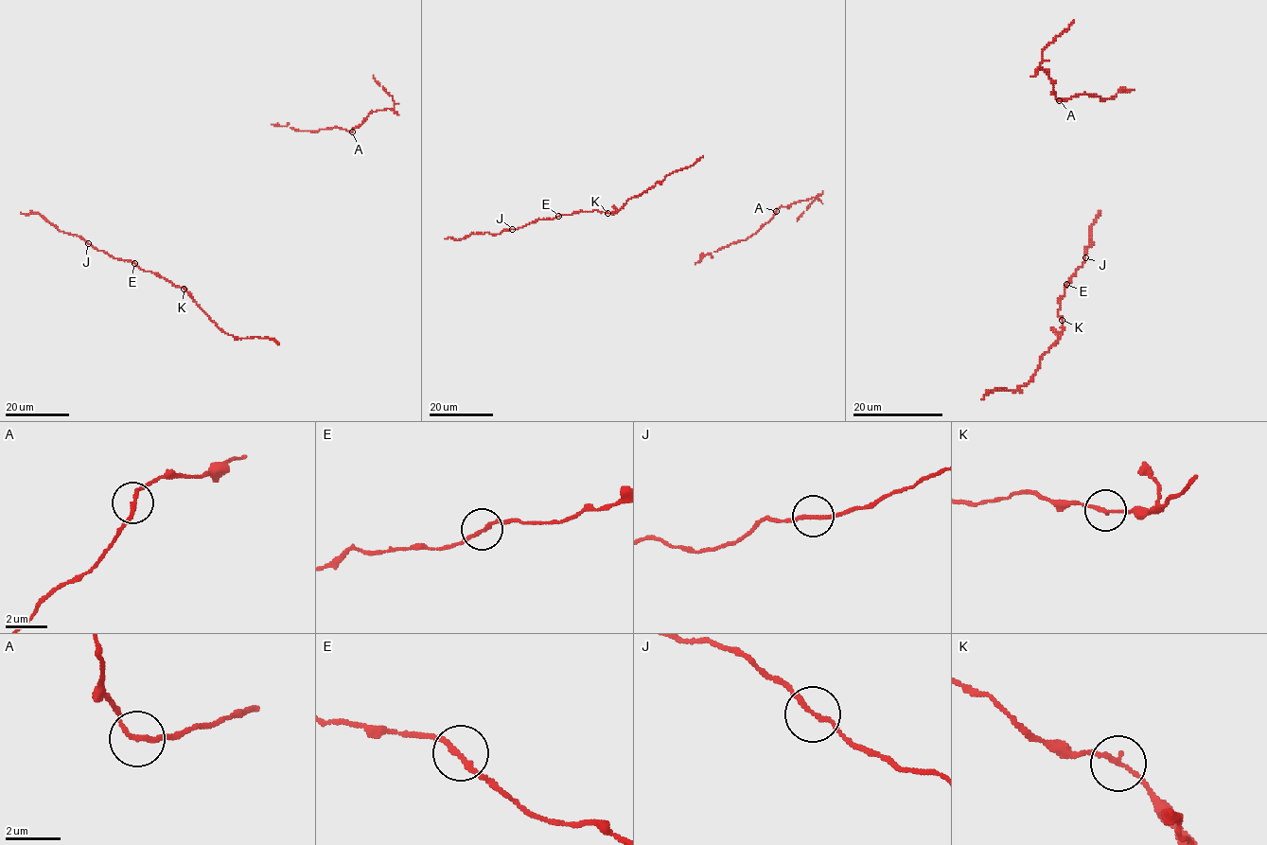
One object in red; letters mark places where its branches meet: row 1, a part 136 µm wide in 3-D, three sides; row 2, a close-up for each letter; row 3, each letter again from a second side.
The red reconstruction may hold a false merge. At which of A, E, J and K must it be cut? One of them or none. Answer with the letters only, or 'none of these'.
none of these

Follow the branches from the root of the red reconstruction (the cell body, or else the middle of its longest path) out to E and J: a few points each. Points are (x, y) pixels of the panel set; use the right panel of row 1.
E: (1063, 318), (1058, 310), (1066, 284)
J: (1063, 318), (1058, 310), (1060, 301), (1065, 295), (1064, 289), (1085, 257)

